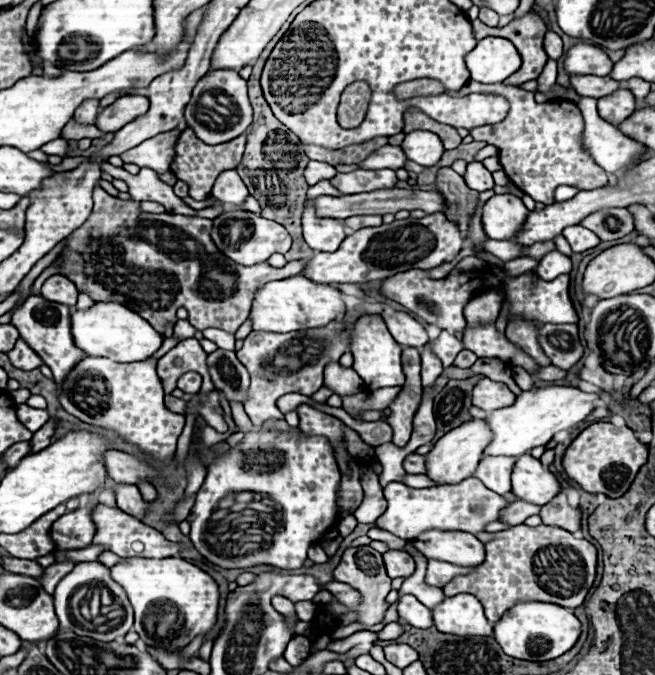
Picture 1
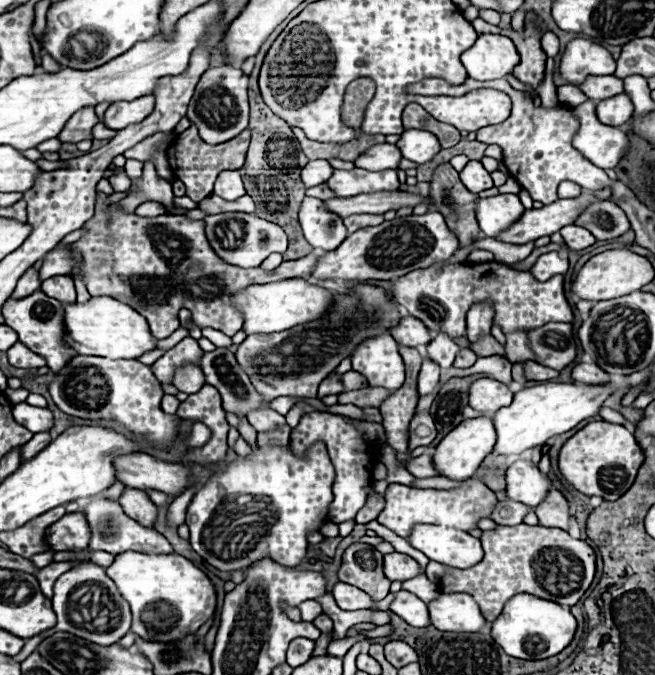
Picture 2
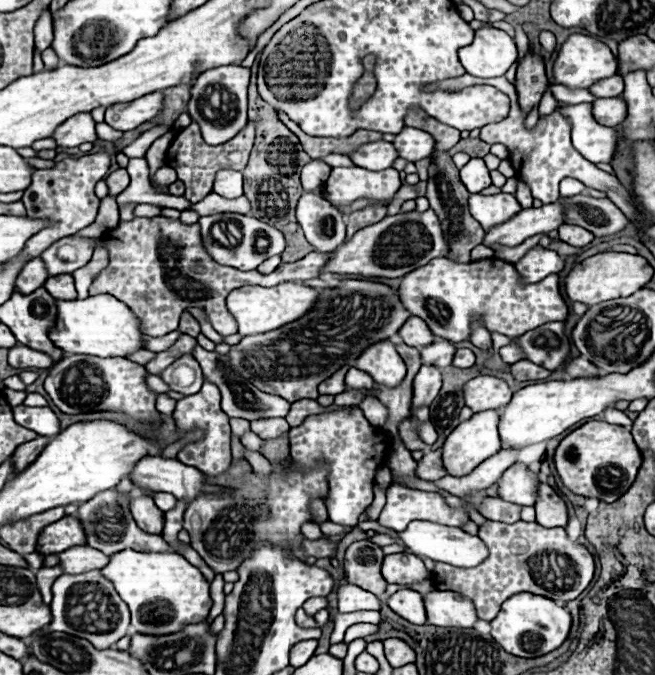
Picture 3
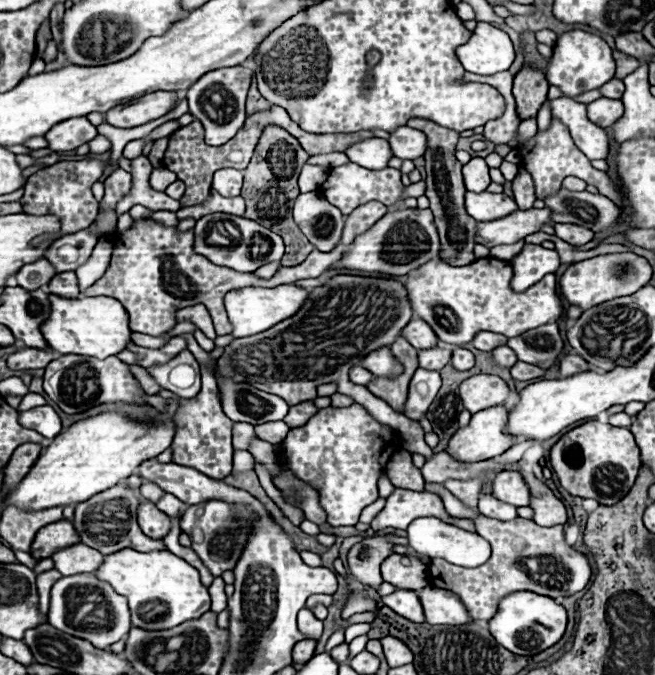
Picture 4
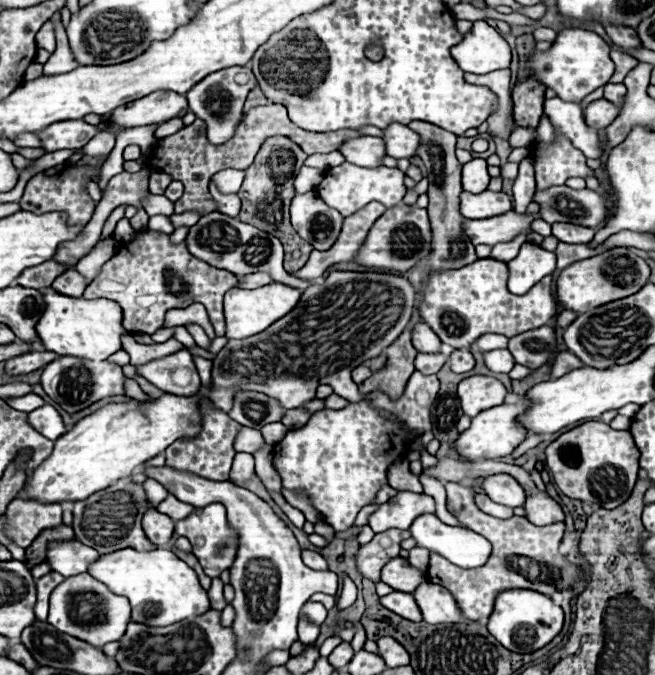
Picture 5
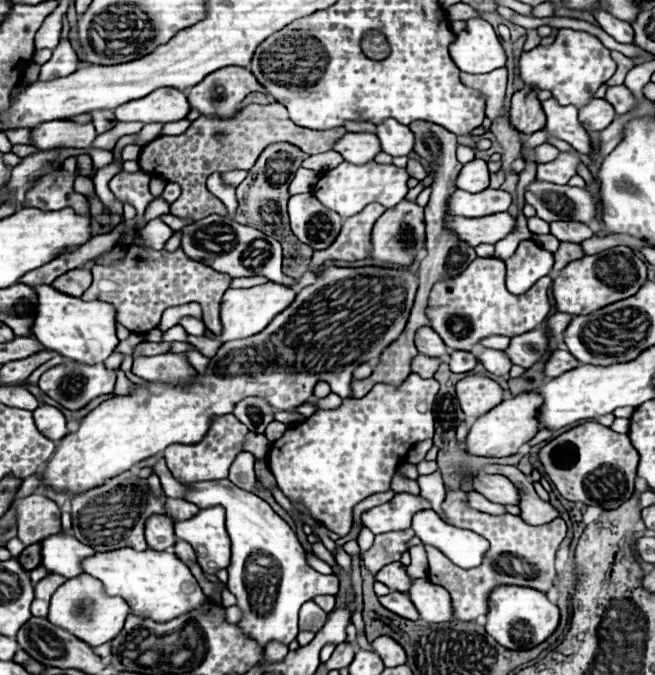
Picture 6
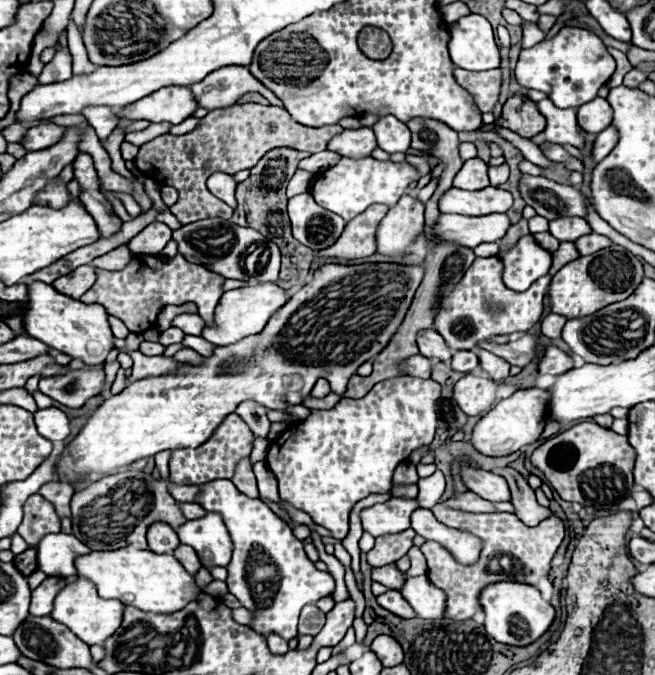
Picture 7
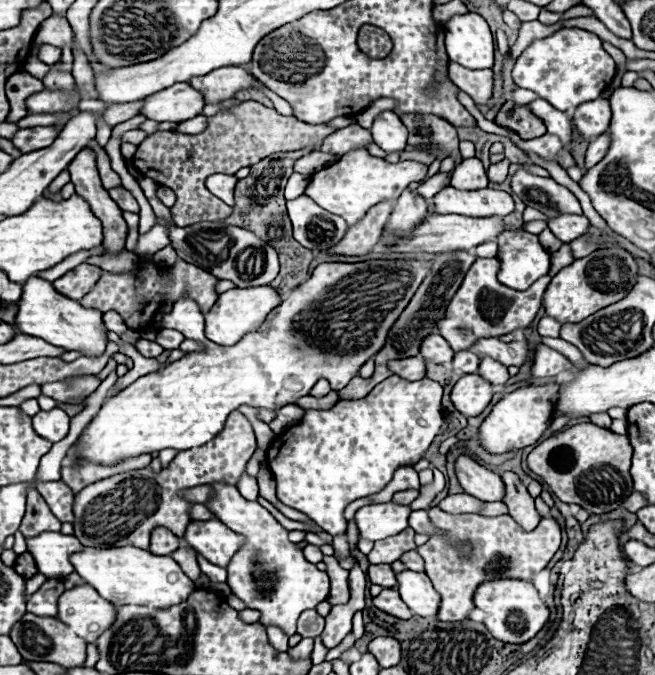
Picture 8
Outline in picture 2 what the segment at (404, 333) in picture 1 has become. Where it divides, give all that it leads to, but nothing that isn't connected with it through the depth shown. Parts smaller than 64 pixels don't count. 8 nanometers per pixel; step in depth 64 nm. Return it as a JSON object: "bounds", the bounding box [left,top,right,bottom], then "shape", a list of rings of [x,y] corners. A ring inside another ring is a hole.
{"bounds":[390,316,432,348],"shape":[[[412,316],[402,318],[398,322],[398,326],[394,326],[390,332],[392,332],[392,336],[398,344],[410,346],[410,348],[428,344],[432,340],[430,334],[428,334],[428,328],[418,318],[412,318]]]}

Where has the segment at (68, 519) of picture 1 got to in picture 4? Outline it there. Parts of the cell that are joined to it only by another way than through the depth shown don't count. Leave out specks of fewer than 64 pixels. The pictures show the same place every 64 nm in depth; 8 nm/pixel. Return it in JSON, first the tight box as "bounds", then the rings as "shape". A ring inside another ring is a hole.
{"bounds":[30,520,80,560],"shape":[[[60,520],[60,522],[44,526],[44,530],[40,530],[36,534],[32,548],[30,548],[30,554],[34,560],[42,560],[42,558],[50,558],[60,548],[72,546],[78,542],[80,542],[80,536],[76,534],[72,522]]]}

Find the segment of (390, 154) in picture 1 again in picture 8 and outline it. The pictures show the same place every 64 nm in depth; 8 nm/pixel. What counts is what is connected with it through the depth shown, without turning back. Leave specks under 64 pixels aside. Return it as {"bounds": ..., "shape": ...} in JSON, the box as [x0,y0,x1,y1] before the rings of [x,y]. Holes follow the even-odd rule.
{"bounds":[320,120,372,156],"shape":[[[354,120],[350,126],[340,128],[340,130],[334,130],[328,138],[324,138],[322,144],[320,144],[320,152],[342,156],[342,154],[346,154],[348,150],[366,148],[370,140],[372,140],[370,130],[360,128],[358,122]]]}

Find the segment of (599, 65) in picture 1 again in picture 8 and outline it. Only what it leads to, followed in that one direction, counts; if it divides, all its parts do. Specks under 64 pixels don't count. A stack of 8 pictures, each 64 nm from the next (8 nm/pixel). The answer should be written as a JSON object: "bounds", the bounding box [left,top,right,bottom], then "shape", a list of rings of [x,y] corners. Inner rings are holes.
{"bounds":[512,28,616,110],"shape":[[[562,28],[552,36],[534,40],[512,70],[516,86],[536,92],[558,110],[572,110],[588,100],[600,98],[616,74],[616,62],[602,48],[602,40],[580,28]]]}

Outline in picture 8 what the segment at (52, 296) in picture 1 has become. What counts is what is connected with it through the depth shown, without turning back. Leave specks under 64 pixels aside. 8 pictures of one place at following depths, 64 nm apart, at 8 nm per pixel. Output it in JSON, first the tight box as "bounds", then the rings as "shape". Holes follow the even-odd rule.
{"bounds":[54,264,102,300],"shape":[[[80,264],[74,270],[66,272],[58,280],[54,280],[54,288],[62,294],[68,296],[70,300],[80,300],[84,294],[92,290],[92,286],[100,280],[102,268],[92,266],[92,264]]]}

